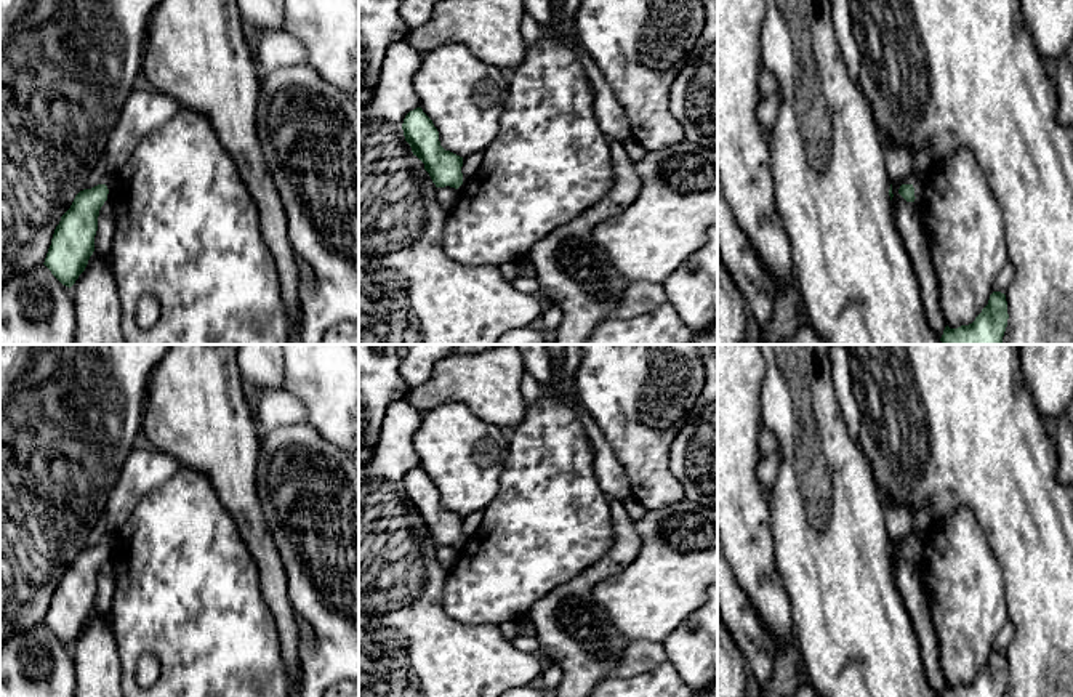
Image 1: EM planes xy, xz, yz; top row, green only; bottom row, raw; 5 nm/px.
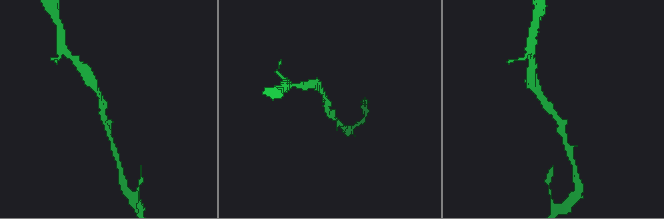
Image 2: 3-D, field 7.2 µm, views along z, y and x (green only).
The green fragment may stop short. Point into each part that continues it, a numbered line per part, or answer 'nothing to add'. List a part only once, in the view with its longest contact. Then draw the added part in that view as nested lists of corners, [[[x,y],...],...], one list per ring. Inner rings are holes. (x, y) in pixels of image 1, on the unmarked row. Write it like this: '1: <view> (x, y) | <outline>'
1: yz (918, 540) | [[[924,534],[911,535],[903,543],[911,543],[914,546],[916,558],[910,562],[918,567],[922,561],[922,553],[924,553],[924,546],[926,546],[926,535]]]

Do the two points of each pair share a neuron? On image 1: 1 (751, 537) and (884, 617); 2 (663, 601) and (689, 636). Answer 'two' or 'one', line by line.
1: two
2: two

